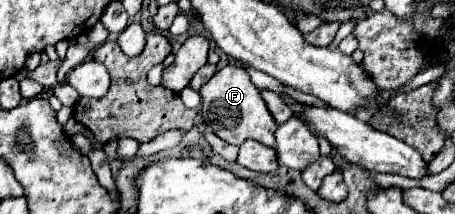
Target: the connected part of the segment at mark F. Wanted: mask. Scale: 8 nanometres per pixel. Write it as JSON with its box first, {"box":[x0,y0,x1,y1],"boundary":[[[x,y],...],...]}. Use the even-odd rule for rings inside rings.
{"box":[201,65,277,147],"boundary":[[[227,65],[219,69],[201,89],[201,117],[207,123],[207,127],[221,137],[223,141],[231,145],[241,145],[245,139],[261,141],[267,147],[275,145],[275,129],[277,123],[273,115],[269,115],[269,109],[265,101],[261,99],[259,89],[251,83],[247,71],[237,65]]]}

